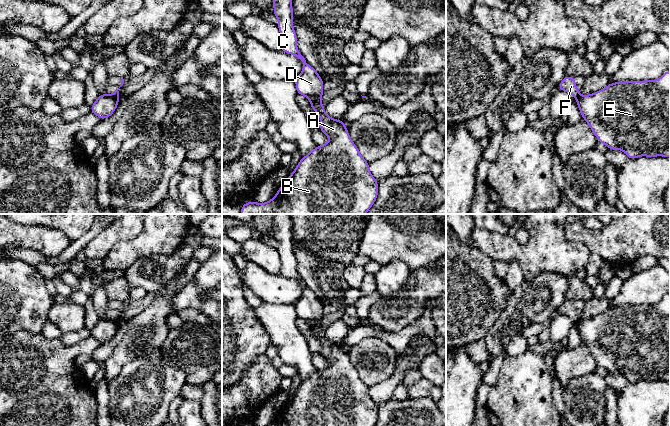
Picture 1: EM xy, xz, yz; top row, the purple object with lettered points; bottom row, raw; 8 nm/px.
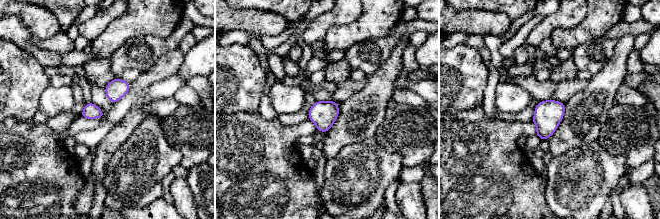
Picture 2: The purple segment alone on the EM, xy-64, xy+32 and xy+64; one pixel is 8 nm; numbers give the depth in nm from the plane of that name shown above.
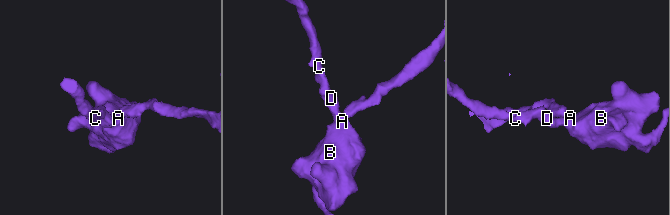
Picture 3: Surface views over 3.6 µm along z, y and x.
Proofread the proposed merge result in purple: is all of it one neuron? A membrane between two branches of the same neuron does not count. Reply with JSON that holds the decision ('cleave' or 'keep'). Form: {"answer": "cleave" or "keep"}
{"answer": "cleave"}

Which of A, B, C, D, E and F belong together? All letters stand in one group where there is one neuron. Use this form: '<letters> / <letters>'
A B C D E / F

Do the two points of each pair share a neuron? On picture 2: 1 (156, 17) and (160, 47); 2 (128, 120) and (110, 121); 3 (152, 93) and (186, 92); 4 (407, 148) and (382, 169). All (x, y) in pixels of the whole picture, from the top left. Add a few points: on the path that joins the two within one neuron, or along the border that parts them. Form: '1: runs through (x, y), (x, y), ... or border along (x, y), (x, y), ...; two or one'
1: border along (178, 23), (166, 37), (144, 35), (136, 38); two
2: border along (133, 103), (118, 122); two
3: border along (185, 84), (172, 96); two
4: border along (379, 144), (390, 152), (397, 152), (403, 165); two

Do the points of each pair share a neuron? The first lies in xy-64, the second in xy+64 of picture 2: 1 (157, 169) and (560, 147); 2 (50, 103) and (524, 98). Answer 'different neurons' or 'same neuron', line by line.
1: different neurons
2: same neuron

